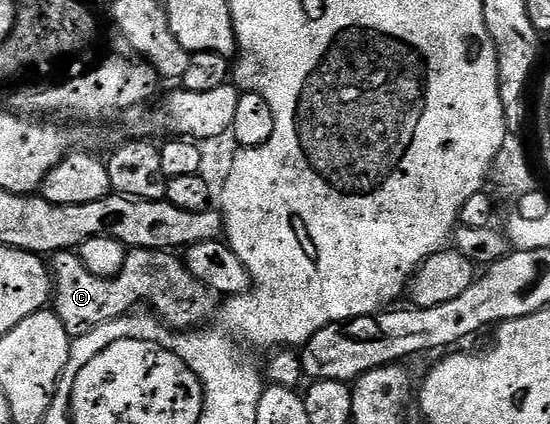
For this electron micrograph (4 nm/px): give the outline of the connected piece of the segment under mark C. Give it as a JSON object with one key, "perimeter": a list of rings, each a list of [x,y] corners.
{"perimeter":[[[131,249],[125,259],[125,267],[115,277],[98,277],[93,275],[85,267],[85,263],[79,258],[78,252],[64,251],[54,254],[50,258],[49,268],[53,282],[53,312],[59,316],[65,331],[73,339],[85,335],[96,325],[103,325],[107,321],[112,321],[118,317],[126,317],[132,312],[134,305],[139,305],[142,301],[151,304],[150,312],[158,317],[160,321],[169,329],[176,331],[190,331],[206,326],[208,322],[216,316],[217,297],[212,290],[205,287],[205,283],[197,280],[192,273],[187,270],[186,264],[179,261],[174,252],[161,249]]]}

